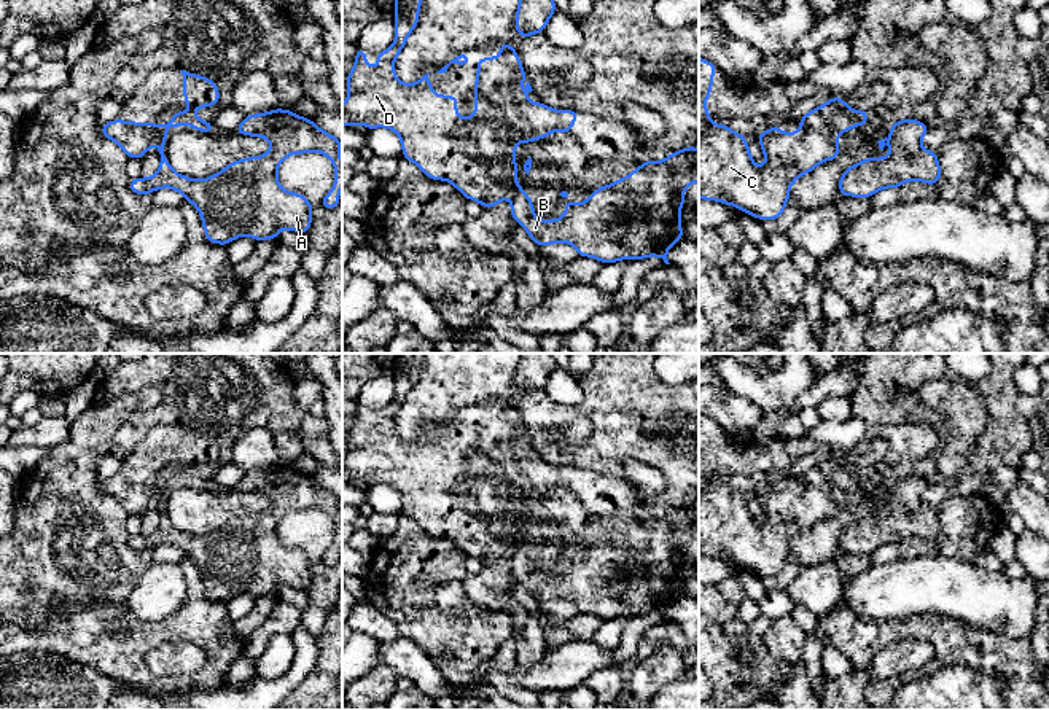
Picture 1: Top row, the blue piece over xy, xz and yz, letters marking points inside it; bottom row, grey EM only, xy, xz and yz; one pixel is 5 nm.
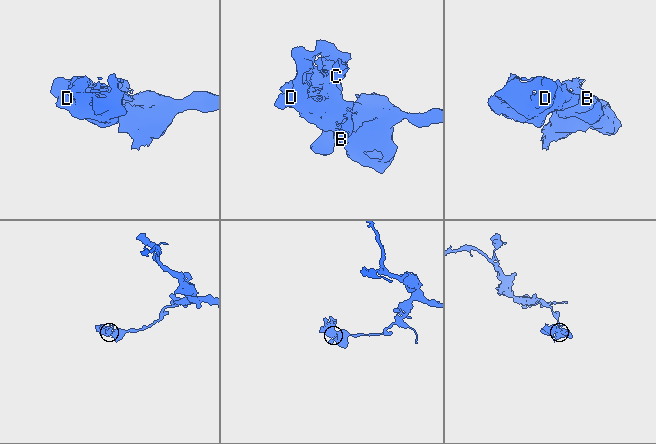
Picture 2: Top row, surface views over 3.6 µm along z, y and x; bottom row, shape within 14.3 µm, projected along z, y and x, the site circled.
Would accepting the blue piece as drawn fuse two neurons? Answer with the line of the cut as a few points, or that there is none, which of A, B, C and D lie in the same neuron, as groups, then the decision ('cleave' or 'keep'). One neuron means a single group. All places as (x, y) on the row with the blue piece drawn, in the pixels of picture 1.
xy (161, 128), (156, 142) | A B / C D | cleave

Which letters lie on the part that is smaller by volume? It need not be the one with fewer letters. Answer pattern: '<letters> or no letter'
C, D

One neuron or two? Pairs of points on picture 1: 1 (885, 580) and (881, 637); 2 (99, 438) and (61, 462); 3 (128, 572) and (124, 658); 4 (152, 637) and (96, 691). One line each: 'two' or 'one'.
1: two
2: one
3: two
4: two

